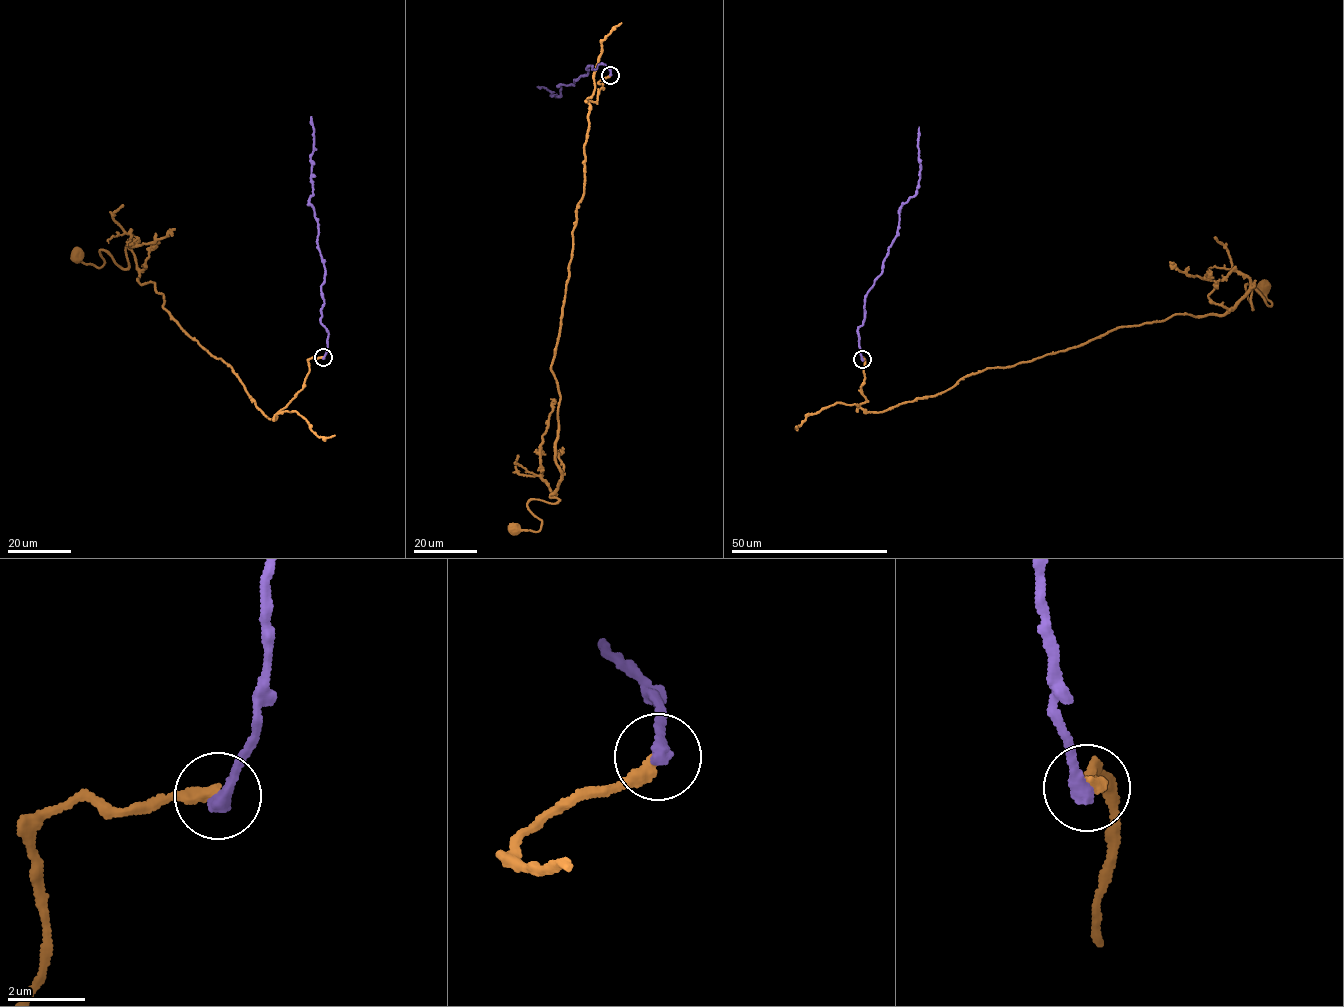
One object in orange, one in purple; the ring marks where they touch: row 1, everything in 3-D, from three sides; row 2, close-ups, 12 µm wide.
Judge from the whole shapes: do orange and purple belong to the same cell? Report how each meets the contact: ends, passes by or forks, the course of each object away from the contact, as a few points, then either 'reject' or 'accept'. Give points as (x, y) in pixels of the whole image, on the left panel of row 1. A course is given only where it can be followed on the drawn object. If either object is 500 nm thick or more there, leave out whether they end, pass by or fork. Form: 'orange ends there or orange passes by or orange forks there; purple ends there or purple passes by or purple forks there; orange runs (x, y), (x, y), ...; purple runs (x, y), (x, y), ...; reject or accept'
orange ends there; purple ends there; orange runs (323, 357), (270, 419), (137, 281), (133, 245), (125, 268), (78, 254); purple runs (323, 357), (328, 332), (321, 321), (324, 260), (309, 201), (310, 116); reject

